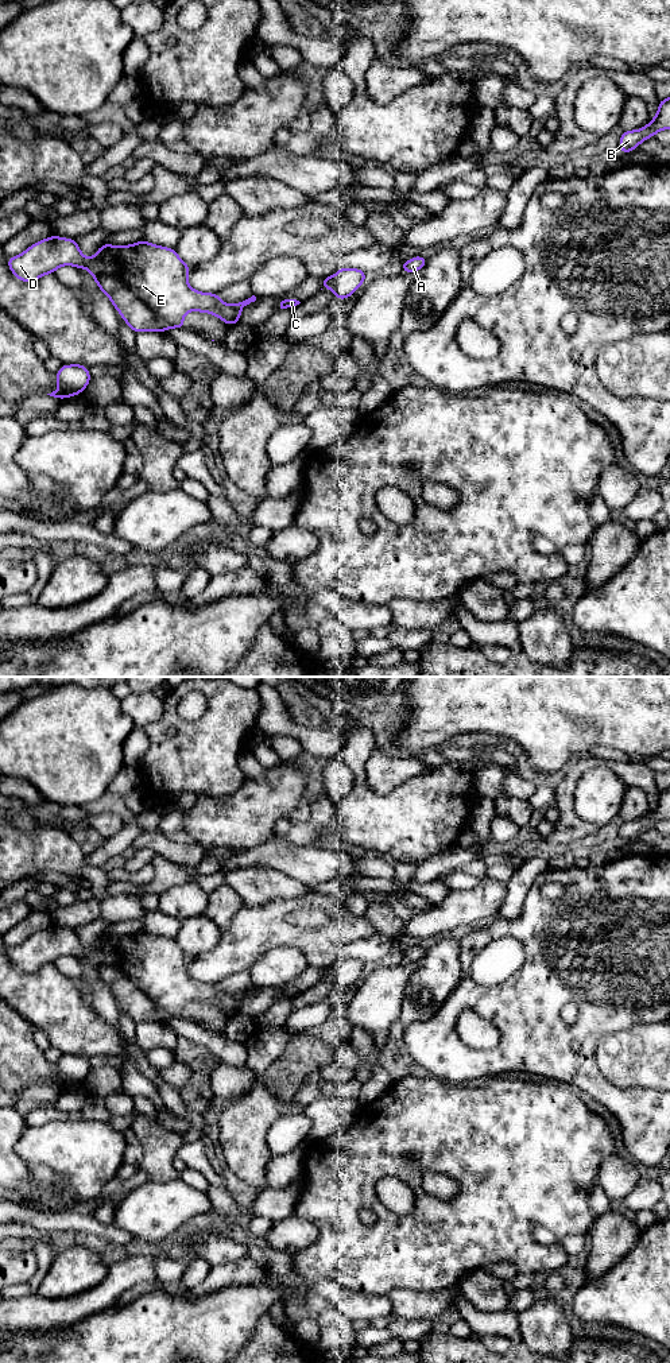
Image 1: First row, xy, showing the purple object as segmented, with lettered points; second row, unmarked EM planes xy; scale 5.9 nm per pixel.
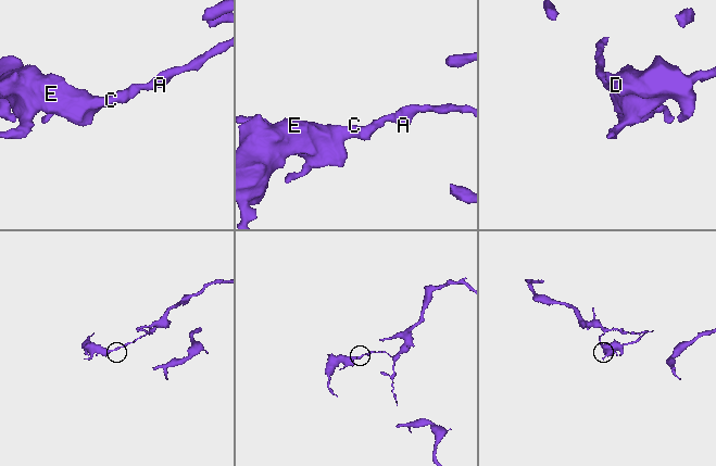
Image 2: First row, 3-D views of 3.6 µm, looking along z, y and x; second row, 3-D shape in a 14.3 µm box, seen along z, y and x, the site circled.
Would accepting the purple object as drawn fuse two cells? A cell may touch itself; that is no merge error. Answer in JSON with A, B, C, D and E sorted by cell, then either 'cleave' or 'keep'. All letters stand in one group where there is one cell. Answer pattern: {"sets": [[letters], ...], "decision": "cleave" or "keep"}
{"sets": [["A", "B"], ["C", "D", "E"]], "decision": "cleave"}

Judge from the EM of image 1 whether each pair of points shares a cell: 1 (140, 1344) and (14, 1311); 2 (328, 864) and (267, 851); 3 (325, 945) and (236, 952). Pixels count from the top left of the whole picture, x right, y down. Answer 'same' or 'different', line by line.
1: different
2: same
3: same

